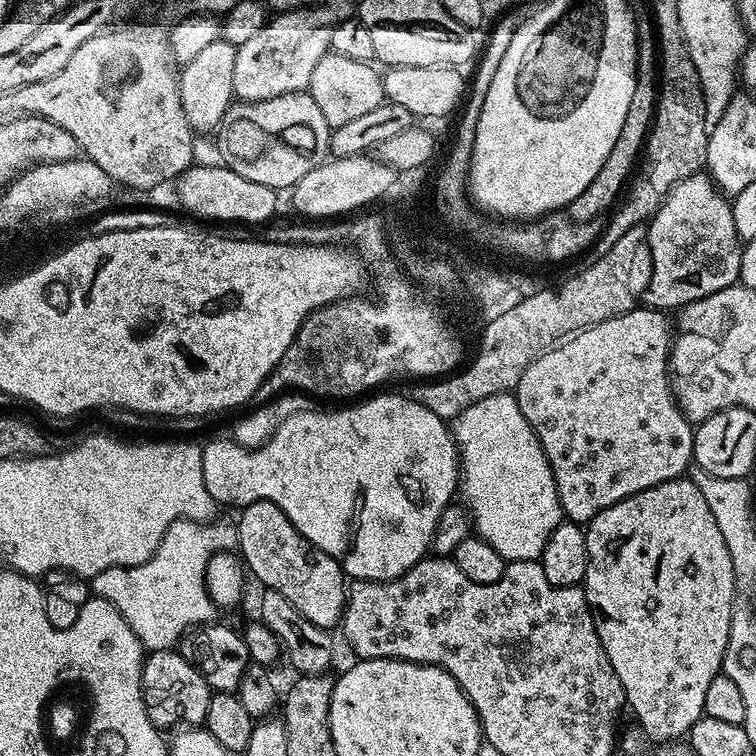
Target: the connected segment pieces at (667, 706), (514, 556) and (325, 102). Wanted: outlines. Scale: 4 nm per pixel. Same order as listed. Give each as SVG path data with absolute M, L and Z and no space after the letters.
M691 478L667 480L658 486L650 486L633 496L627 496L625 500L619 500L614 506L602 510L596 517L588 521L586 531L586 574L582 581L584 597L588 600L588 606L592 610L592 621L598 630L598 638L602 642L602 650L606 650L606 658L610 658L610 666L622 682L622 690L627 707L632 708L636 715L639 731L645 737L659 742L676 742L687 737L692 727L699 722L704 715L704 703L706 702L706 689L710 682L714 682L716 676L721 675L724 667L724 655L730 638L730 626L732 625L732 605L737 603L736 584L738 577L730 550L726 550L726 542L722 542L722 530L718 530L718 522L714 522L714 514L710 514L710 506L706 506L706 498L702 498L702 490Z
M506 391L492 394L490 398L482 398L482 402L474 402L451 421L450 431L460 461L458 496L459 499L464 499L462 504L471 519L475 535L494 546L494 550L502 554L505 562L539 560L546 542L550 542L550 534L554 534L565 515L558 498L554 474L550 470L550 462L530 422L526 422L526 414L518 410L515 395Z
M329 51L314 66L314 74L310 74L307 92L318 102L318 110L322 110L322 118L326 118L329 129L343 126L353 118L374 110L385 103L384 81L381 73L372 69L369 62L354 62L352 58L342 58L337 52Z

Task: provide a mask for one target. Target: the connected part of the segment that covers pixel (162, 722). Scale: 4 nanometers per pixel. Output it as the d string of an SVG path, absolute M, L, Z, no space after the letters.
M176 650L148 652L145 655L140 689L144 695L144 705L150 722L161 730L203 725L206 710L210 710L210 698L213 693L202 673L190 662L186 662L186 658L182 658Z

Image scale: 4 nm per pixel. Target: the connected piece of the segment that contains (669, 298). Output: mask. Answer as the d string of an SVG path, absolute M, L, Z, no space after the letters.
M697 174L678 182L669 190L656 215L646 228L646 249L652 259L652 273L648 276L648 285L644 288L643 303L657 310L679 310L690 303L708 296L708 252L710 258L720 260L726 268L726 282L737 283L740 278L740 258L742 241L738 230L734 230L734 214L729 197L717 188L711 176Z

